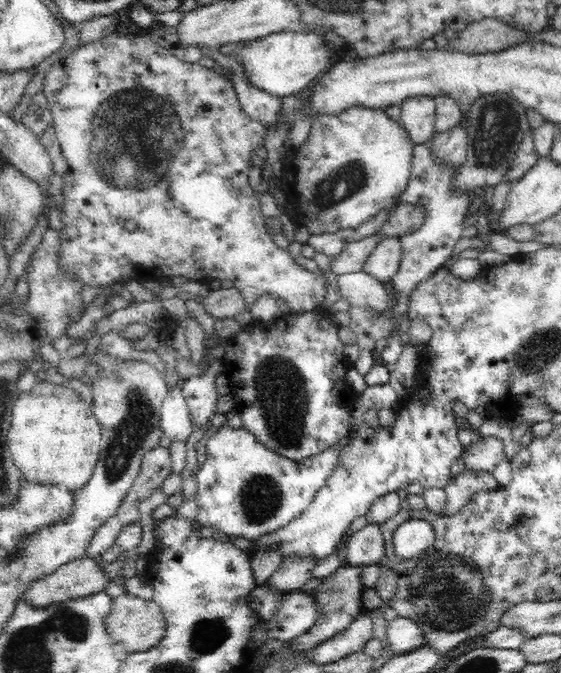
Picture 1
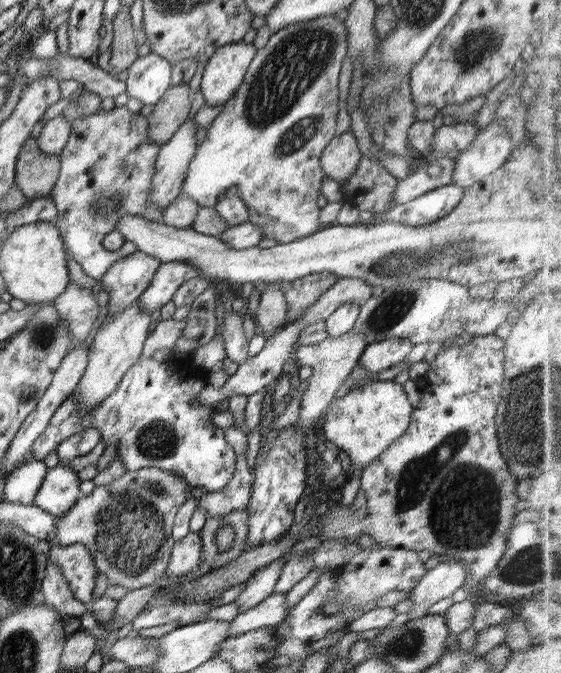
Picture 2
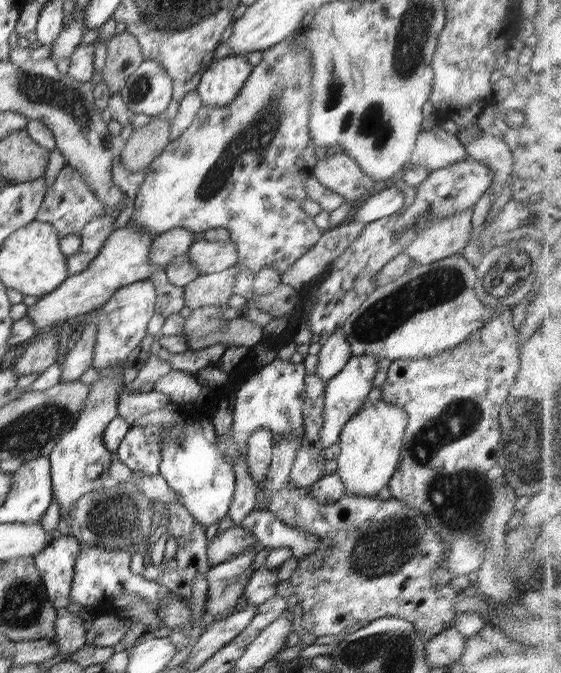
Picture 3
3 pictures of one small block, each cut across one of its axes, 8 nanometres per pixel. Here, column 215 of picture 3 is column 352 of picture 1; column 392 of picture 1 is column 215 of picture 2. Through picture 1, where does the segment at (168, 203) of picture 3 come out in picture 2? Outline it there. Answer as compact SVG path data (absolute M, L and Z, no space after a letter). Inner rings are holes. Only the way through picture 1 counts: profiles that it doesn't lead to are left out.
M335 15L295 22L277 30L268 44L257 50L241 85L224 103L219 116L199 135L206 139L188 165L180 195L193 198L201 207L214 207L228 189L234 188L248 207L249 221L260 226L262 238L282 244L322 230L321 208L316 203L324 177L320 157L336 134L338 76L347 44L345 22Z

